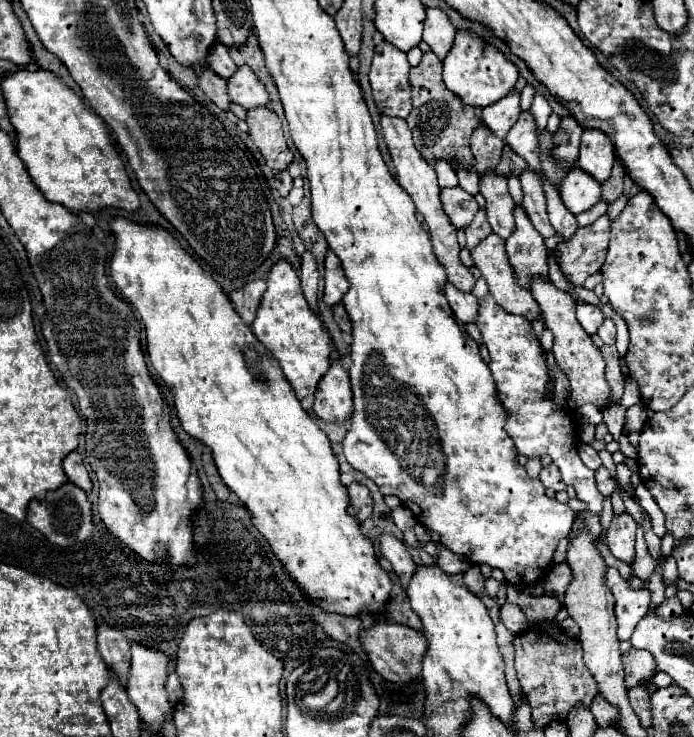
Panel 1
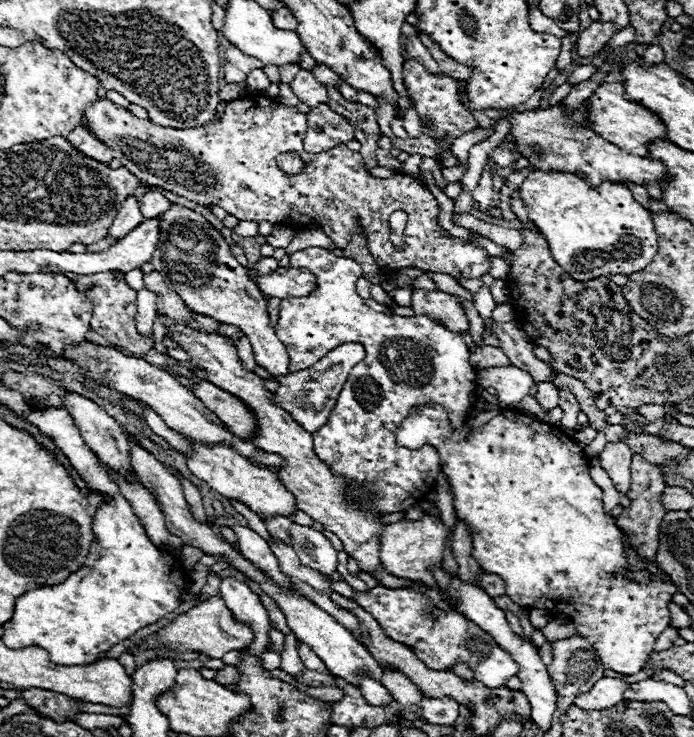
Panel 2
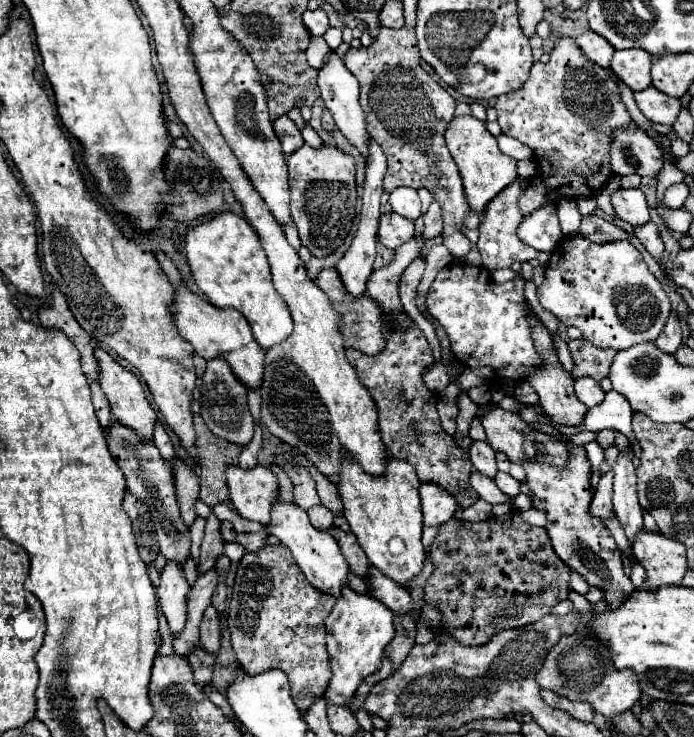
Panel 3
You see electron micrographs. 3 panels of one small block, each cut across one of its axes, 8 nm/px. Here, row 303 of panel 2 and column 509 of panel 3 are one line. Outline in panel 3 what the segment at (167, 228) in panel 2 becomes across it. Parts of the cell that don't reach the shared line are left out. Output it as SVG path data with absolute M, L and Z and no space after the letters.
M522 178L514 180L510 186L506 186L482 212L482 218L480 218L480 240L478 240L478 252L482 254L482 262L484 262L484 268L488 270L498 270L498 268L508 268L510 264L514 262L524 262L524 260L530 260L530 258L536 258L541 265L545 266L550 259L550 254L544 254L544 252L538 252L534 248L524 248L524 244L520 244L518 236L516 236L516 228L522 220L522 212L518 208L518 200L524 192L524 182Z

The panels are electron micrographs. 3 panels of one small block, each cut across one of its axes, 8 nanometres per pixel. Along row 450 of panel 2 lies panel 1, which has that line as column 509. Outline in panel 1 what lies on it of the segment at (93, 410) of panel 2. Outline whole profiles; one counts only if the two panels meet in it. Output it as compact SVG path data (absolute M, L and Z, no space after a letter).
M514 90L502 100L498 100L498 104L492 104L482 110L484 126L488 126L498 138L504 138L508 134L508 130L516 124L518 116L520 116L520 94Z

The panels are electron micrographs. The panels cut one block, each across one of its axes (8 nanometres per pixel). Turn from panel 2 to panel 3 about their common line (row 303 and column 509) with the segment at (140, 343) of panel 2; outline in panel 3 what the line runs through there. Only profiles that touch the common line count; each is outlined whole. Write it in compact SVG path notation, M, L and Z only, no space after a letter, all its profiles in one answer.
M558 36L550 60L536 62L524 86L498 96L494 108L502 134L528 144L540 166L540 174L526 182L526 192L518 202L522 214L544 202L582 198L586 186L600 190L612 178L608 140L614 128L630 122L630 114L620 100L616 82L602 66L584 56L572 36Z

